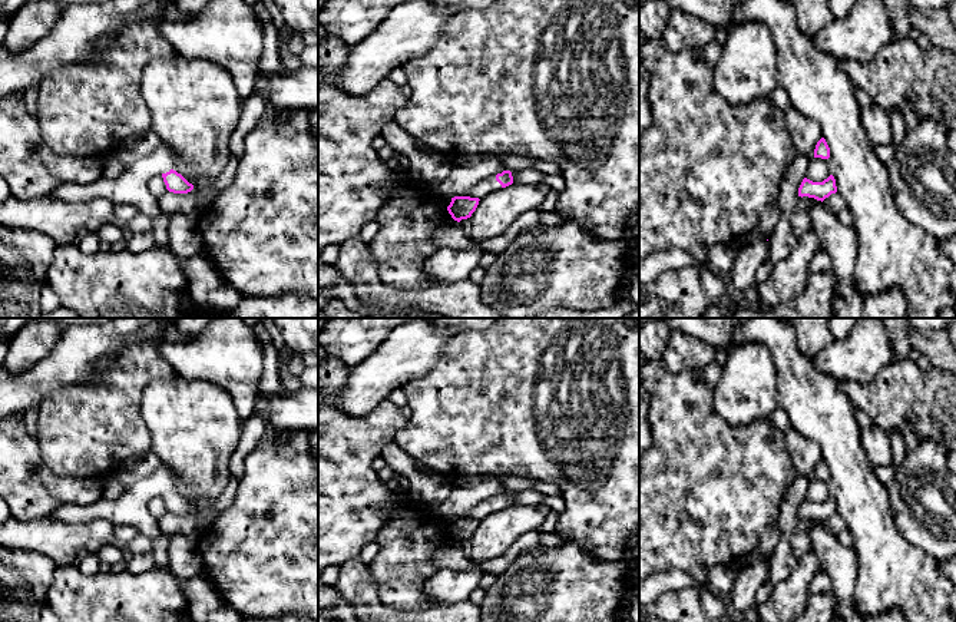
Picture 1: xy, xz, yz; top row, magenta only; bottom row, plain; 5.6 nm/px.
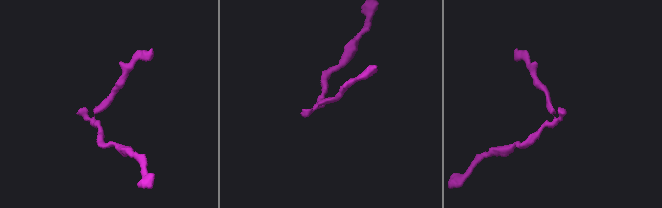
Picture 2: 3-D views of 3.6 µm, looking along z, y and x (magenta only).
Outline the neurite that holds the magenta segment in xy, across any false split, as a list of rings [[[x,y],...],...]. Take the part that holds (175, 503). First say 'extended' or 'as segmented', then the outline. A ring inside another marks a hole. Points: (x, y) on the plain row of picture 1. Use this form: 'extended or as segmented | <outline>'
extended | [[[162,466],[149,477],[142,479],[118,499],[100,499],[87,506],[62,504],[49,517],[63,523],[89,523],[109,520],[115,526],[130,526],[149,540],[162,536],[158,519],[148,509],[152,497],[161,496],[166,510],[173,515],[188,515],[193,510],[173,489],[176,477]]]

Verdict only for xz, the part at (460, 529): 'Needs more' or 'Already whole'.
Needs more

